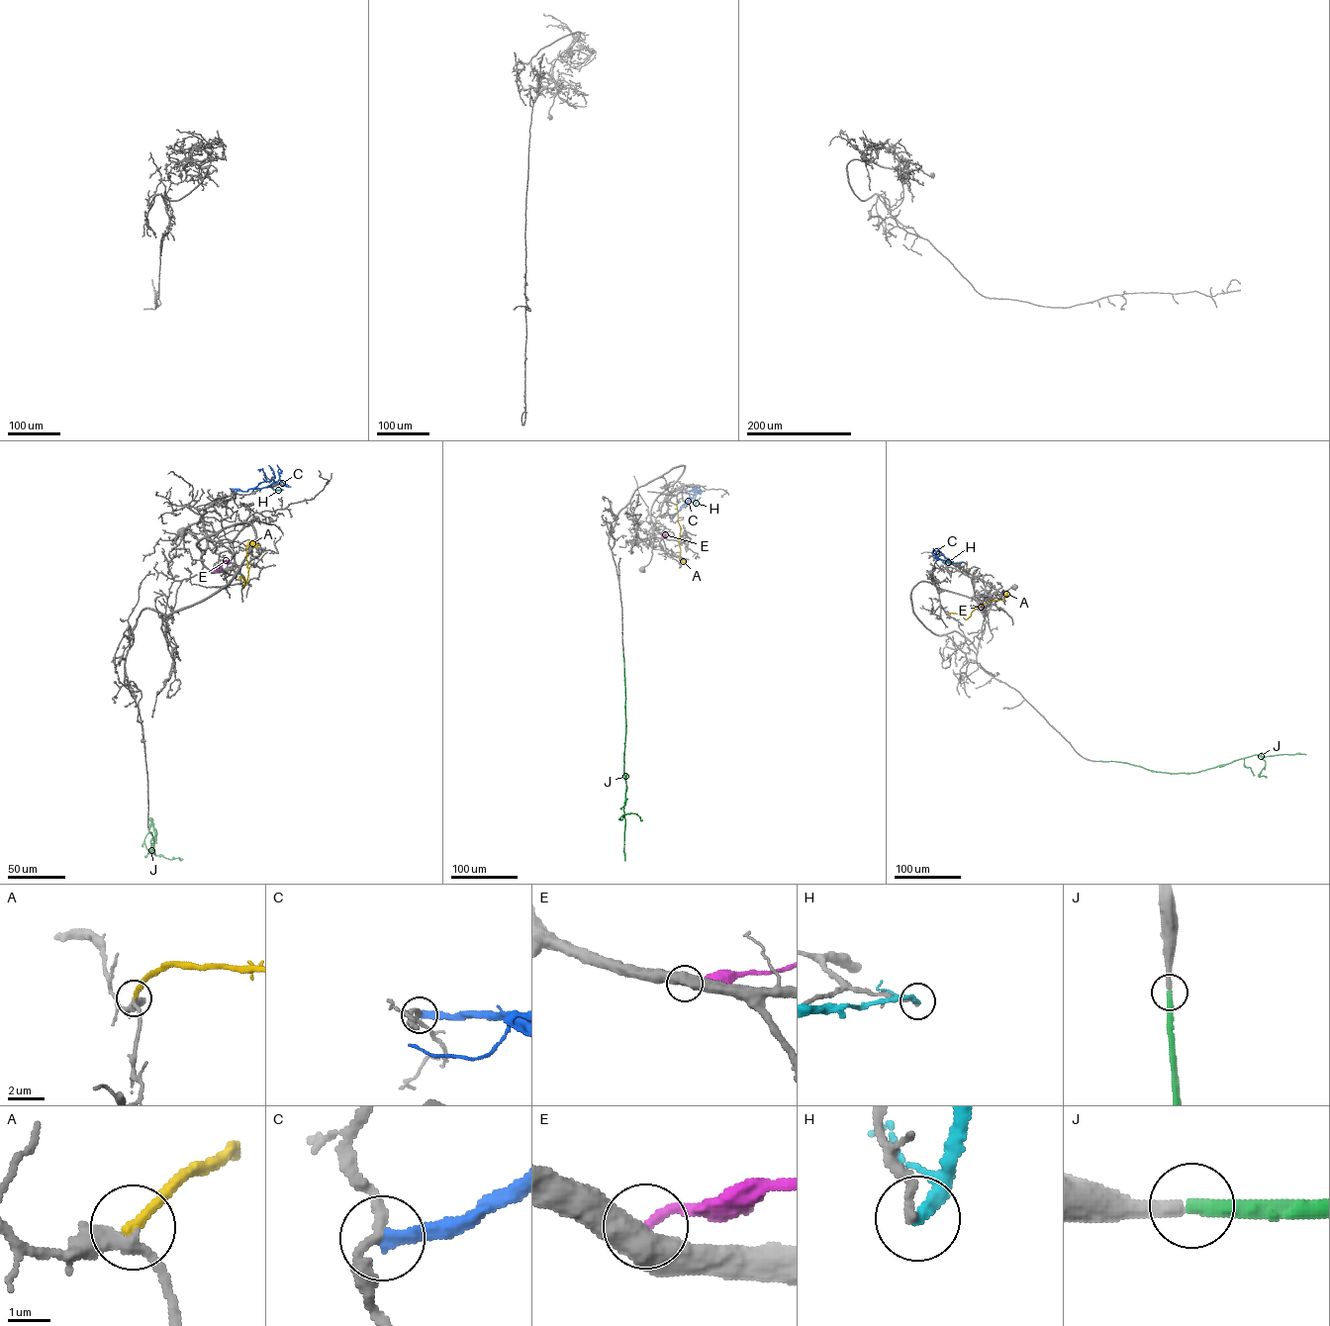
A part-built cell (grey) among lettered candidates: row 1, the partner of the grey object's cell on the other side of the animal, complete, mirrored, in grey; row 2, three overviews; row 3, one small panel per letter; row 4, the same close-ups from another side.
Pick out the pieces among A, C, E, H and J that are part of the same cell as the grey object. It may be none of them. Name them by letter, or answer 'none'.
J

